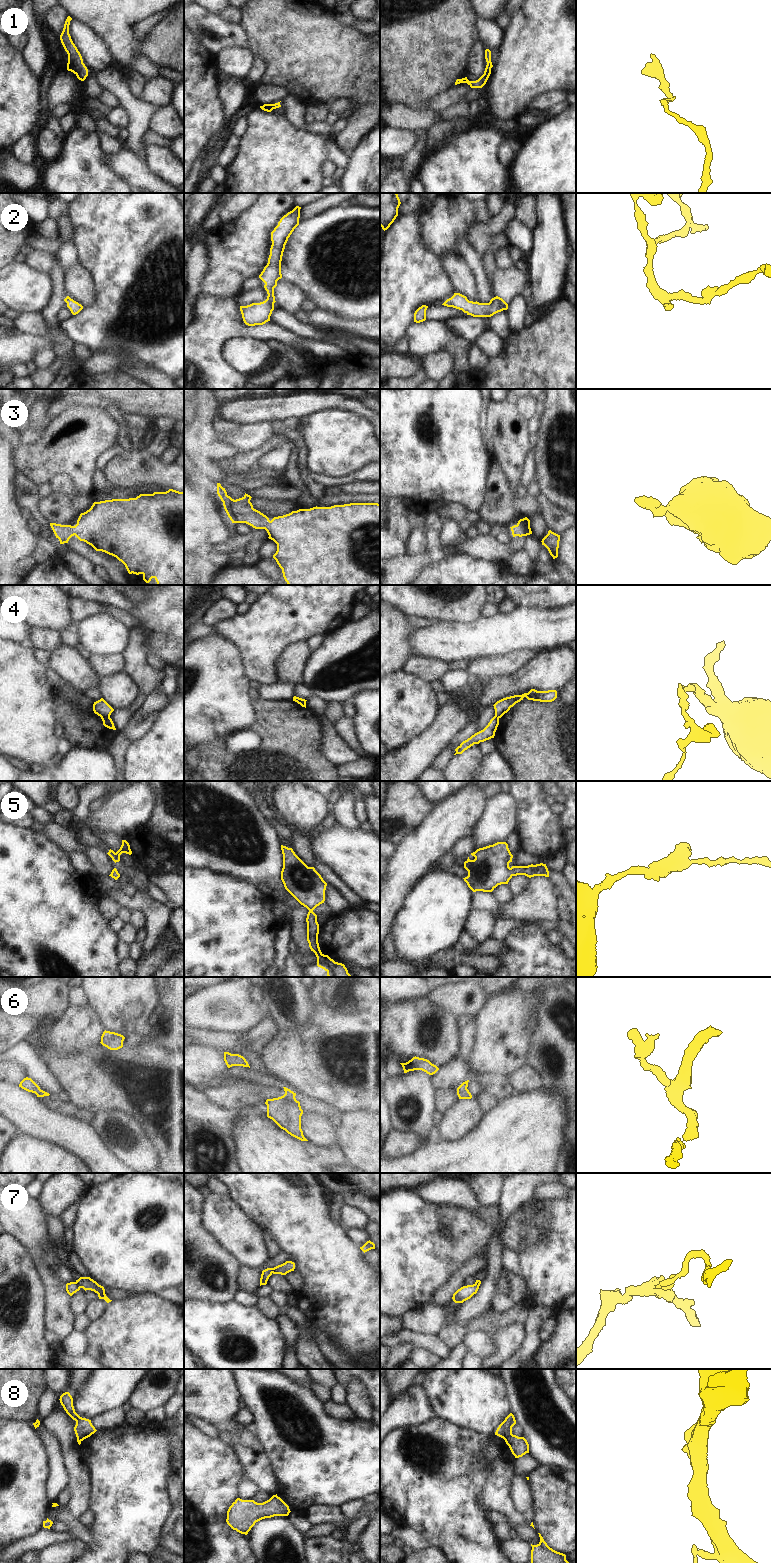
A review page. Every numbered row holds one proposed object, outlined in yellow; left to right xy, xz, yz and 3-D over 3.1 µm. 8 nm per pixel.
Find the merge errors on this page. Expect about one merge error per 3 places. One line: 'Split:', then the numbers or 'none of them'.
Split: 4, 7, 8

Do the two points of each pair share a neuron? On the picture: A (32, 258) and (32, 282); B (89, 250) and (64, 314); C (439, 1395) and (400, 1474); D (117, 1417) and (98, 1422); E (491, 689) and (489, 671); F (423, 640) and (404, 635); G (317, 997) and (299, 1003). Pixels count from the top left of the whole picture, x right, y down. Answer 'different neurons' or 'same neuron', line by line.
A: different neurons
B: different neurons
C: different neurons
D: same neuron
E: different neurons
F: different neurons
G: different neurons

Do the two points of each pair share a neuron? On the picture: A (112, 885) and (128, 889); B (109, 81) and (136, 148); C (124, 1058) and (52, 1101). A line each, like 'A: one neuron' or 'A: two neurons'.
A: one neuron
B: one neuron
C: two neurons

